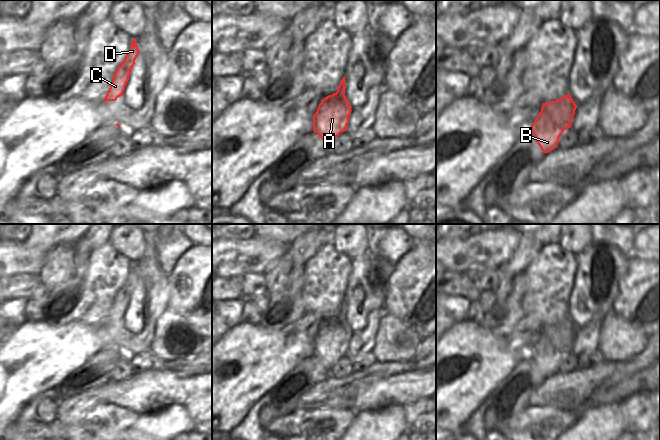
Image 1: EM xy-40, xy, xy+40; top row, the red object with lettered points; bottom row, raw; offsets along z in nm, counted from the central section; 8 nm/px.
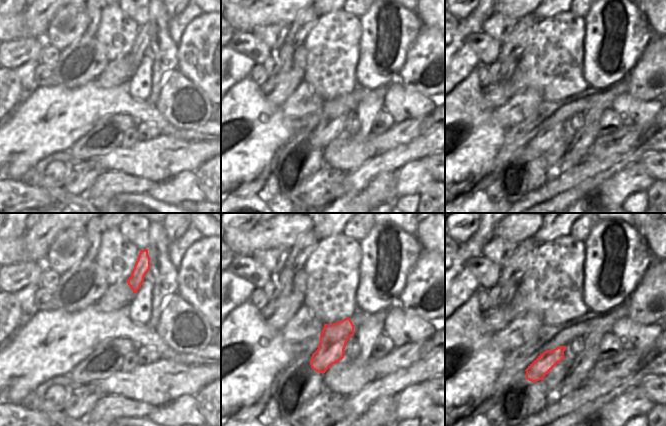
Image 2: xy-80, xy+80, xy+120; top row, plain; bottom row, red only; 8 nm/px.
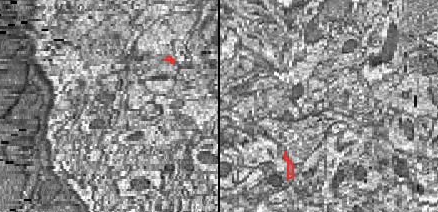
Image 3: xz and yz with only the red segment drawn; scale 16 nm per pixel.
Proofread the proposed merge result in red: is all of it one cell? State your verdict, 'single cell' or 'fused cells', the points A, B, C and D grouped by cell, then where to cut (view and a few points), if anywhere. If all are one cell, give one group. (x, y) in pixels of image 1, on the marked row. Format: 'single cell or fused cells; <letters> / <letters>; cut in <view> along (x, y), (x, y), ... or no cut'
single cell; A B C D; no cut

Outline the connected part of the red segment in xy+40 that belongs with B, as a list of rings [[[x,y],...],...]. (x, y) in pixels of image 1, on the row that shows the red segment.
[[[569,93],[556,101],[543,103],[531,126],[531,134],[544,153],[557,147],[561,134],[571,127],[576,108]]]

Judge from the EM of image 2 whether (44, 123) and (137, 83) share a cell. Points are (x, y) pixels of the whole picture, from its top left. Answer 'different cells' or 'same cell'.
different cells

